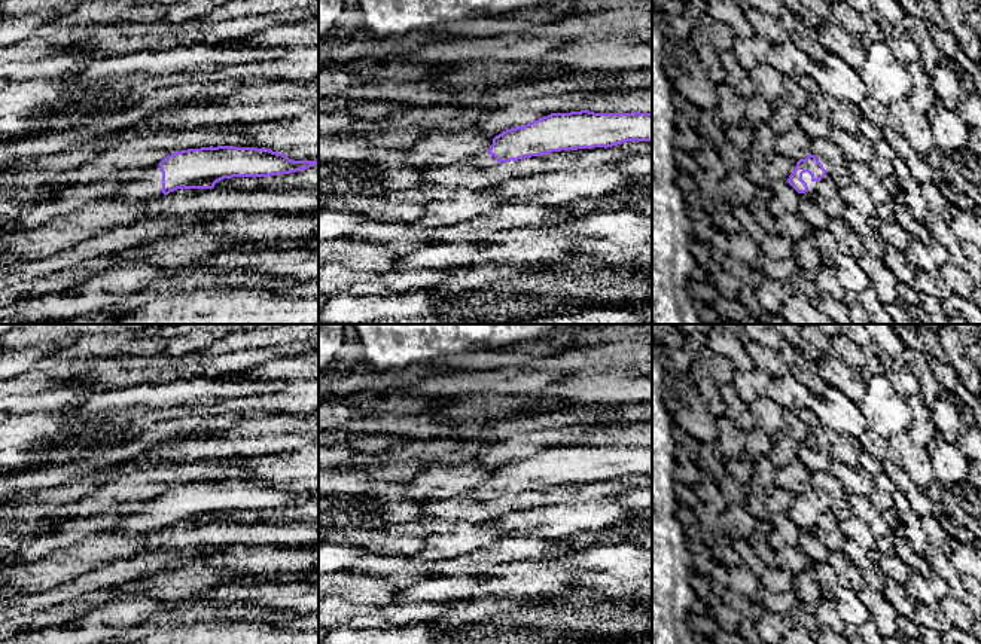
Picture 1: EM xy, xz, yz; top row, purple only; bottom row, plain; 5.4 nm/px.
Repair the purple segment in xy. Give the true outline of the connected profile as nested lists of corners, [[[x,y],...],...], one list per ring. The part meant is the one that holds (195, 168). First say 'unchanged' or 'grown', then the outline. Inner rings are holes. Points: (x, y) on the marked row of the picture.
grown; [[[201,147],[168,155],[159,164],[125,174],[124,186],[110,196],[124,204],[162,198],[177,189],[213,189],[223,178],[290,174],[319,165],[293,161],[266,147]]]

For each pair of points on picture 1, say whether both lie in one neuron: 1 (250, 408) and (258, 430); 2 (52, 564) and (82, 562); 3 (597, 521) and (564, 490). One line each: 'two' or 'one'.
1: two
2: one
3: two

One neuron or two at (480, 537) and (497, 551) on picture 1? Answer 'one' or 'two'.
two

